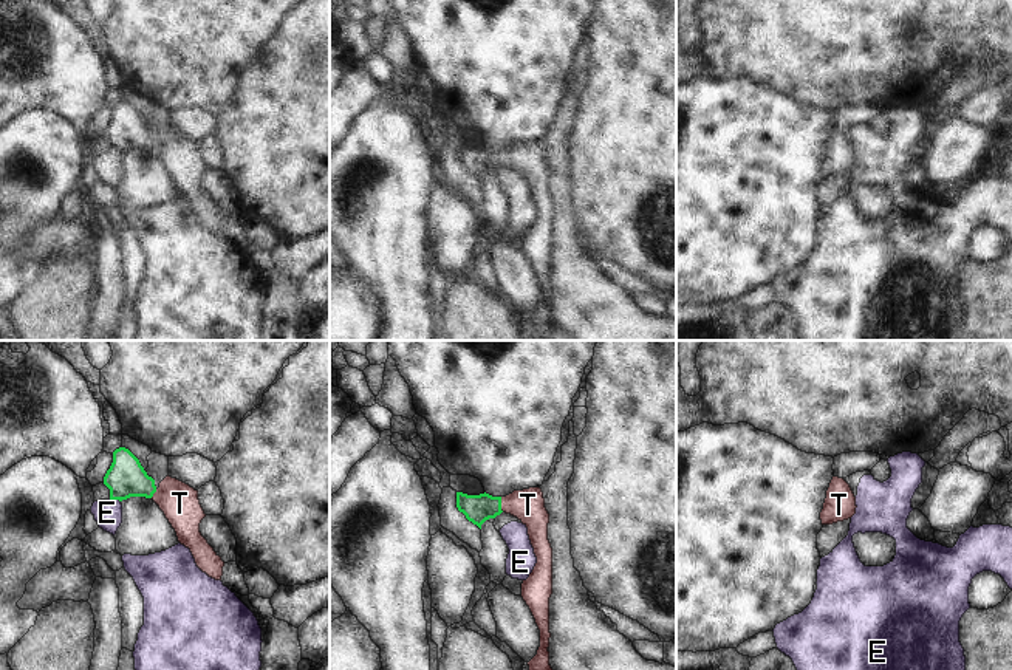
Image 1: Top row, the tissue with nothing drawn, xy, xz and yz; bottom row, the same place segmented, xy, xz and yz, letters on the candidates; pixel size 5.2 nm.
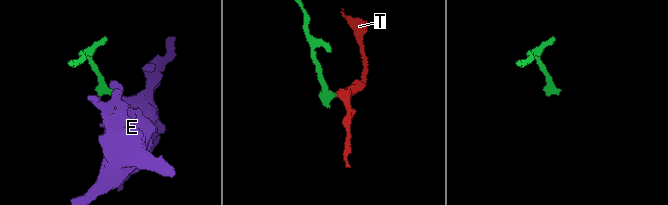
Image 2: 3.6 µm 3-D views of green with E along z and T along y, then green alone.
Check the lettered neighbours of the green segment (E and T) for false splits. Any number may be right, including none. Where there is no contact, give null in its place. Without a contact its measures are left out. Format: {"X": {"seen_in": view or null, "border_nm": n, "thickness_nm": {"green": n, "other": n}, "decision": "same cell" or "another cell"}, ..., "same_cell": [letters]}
{"E": {"seen_in": "xy", "border_nm": 70, "thickness_nm": {"green": 200, "other": 140}, "decision": "another cell"}, "T": {"seen_in": "xz", "border_nm": 80, "thickness_nm": {"green": 140, "other": 170}, "decision": "same cell"}, "same_cell": ["T"]}

